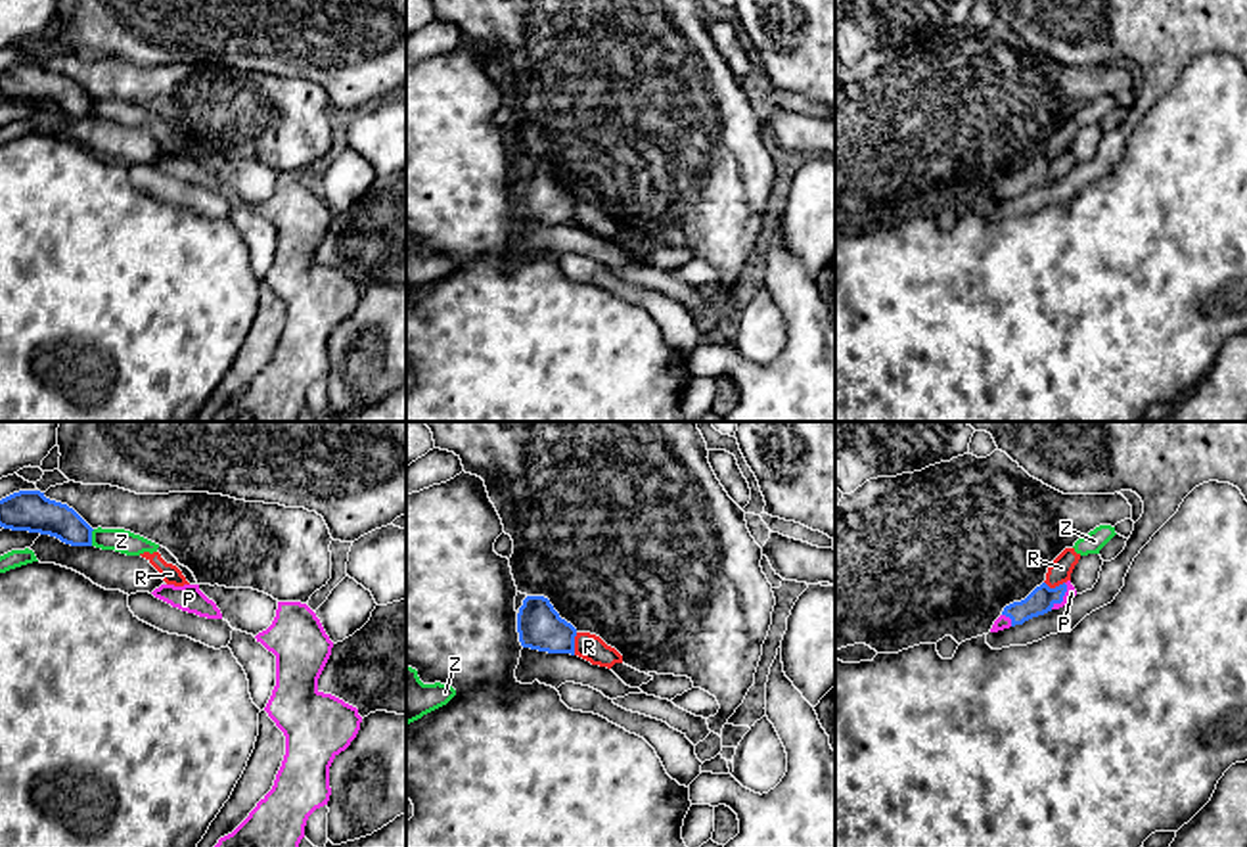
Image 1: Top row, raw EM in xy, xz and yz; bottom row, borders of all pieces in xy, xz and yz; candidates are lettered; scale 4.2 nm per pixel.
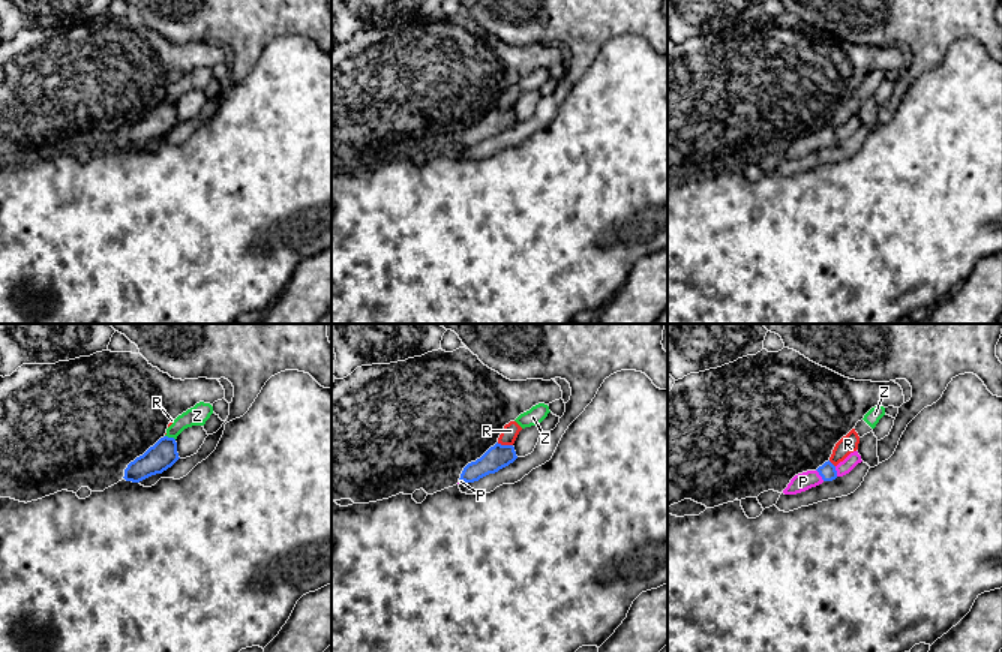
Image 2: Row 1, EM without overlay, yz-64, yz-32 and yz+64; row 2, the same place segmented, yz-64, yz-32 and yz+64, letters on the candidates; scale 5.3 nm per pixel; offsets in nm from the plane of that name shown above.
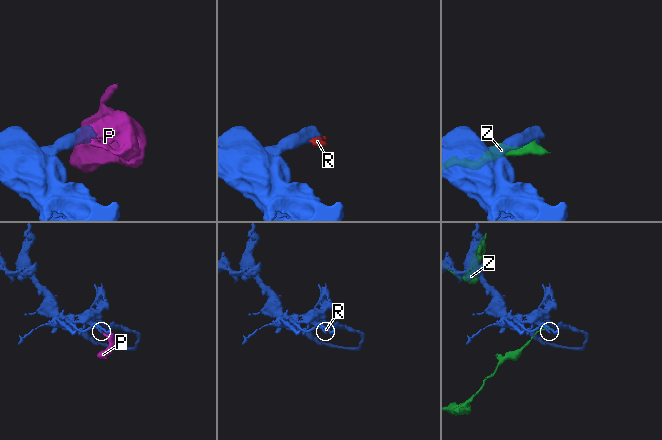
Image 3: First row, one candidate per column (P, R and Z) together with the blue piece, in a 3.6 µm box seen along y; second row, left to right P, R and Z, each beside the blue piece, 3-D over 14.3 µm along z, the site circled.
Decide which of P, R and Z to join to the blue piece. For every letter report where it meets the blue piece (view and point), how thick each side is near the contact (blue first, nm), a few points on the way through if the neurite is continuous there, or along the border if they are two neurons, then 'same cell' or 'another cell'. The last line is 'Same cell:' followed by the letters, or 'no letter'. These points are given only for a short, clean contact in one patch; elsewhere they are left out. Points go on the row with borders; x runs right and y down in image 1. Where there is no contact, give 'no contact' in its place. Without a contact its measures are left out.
P: contact yz (1062, 598); calibres 110 and 50 nm; way yz (1041, 600), (1062, 598), (1071, 593); same cell
R: contact xz (573, 644); calibres 190 and 110 nm; border xz (577, 633), (573, 654); another cell
Z: contact xy (90, 537); calibres 160 and 100 nm; border xy (94, 529), (90, 545); another cell
Same cell: P

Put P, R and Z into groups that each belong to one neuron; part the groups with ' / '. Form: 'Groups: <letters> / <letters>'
Groups: P / R Z

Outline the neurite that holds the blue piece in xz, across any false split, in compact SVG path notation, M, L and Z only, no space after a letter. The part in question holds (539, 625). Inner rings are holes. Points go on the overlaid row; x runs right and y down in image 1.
M544 596L523 600L517 613L517 632L523 648L575 655L577 629L561 619Z

